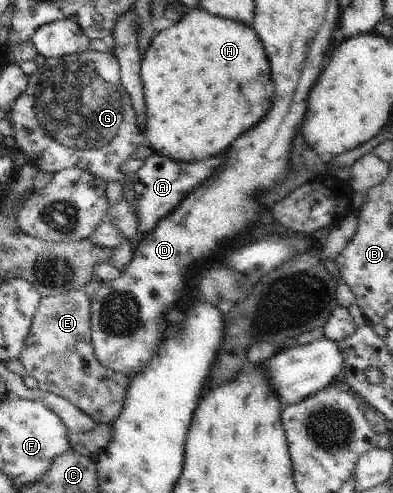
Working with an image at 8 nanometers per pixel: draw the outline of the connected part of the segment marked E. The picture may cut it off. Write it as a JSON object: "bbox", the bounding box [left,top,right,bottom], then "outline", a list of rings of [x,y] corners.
{"bbox":[18,289,127,424],"outline":[[[84,289],[42,297],[39,308],[25,339],[25,346],[18,356],[29,376],[38,382],[43,392],[54,392],[66,398],[88,414],[96,424],[111,424],[123,408],[127,382],[123,374],[115,374],[103,366],[94,355],[90,327],[91,299]]]}

